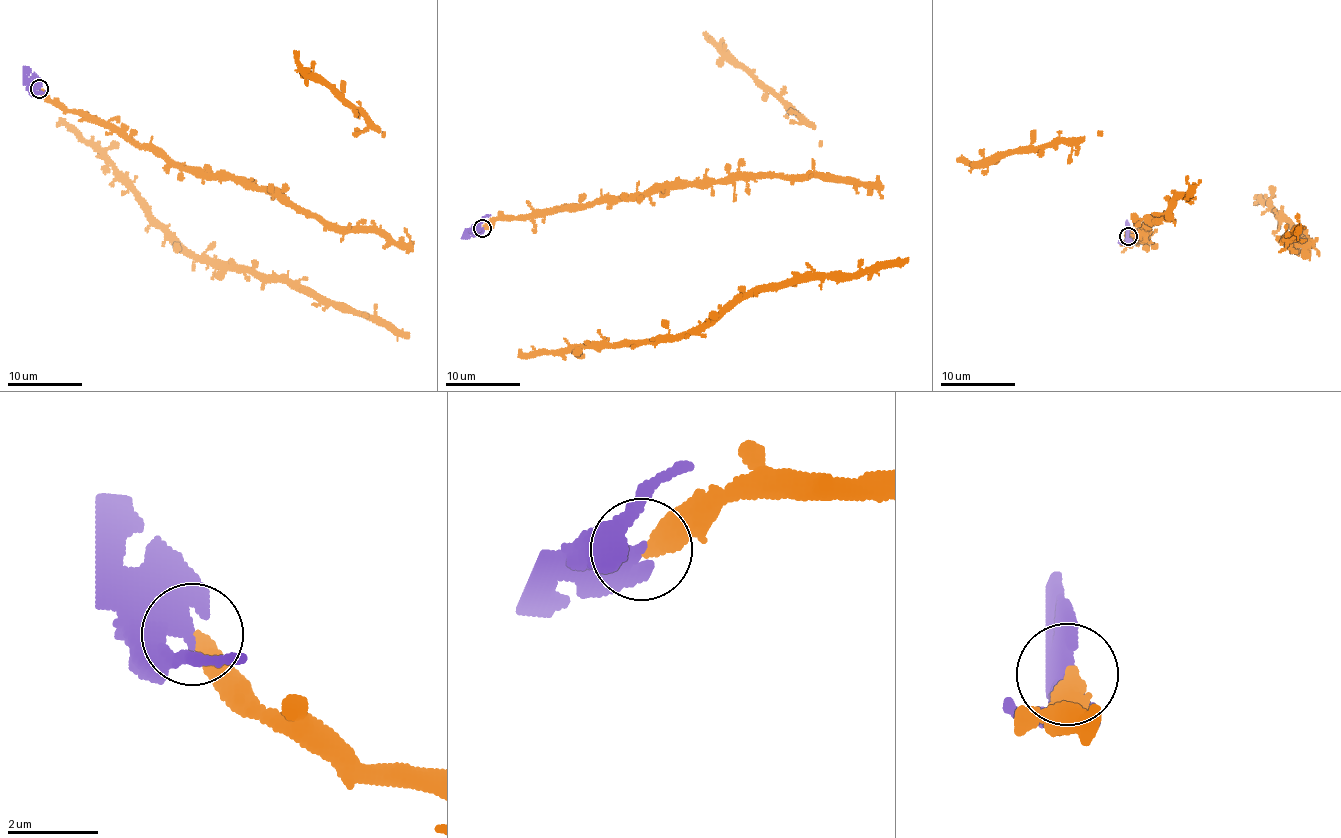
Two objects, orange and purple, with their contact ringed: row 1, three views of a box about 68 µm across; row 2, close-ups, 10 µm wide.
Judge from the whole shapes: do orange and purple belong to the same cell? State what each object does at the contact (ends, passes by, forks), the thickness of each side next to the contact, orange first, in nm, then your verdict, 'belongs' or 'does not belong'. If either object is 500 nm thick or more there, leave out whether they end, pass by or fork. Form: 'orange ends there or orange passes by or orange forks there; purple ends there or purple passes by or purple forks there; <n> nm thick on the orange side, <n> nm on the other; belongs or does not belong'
orange ends there; purple ends there; 380 nm thick on the orange side, 440 nm on the other; does not belong

